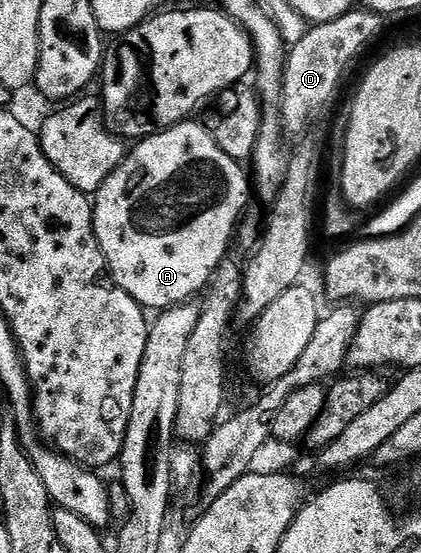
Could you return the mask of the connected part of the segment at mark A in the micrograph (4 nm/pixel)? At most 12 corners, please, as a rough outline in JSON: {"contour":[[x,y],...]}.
{"contour":[[189,118],[94,194],[108,274],[145,310],[199,297],[248,204]]}

